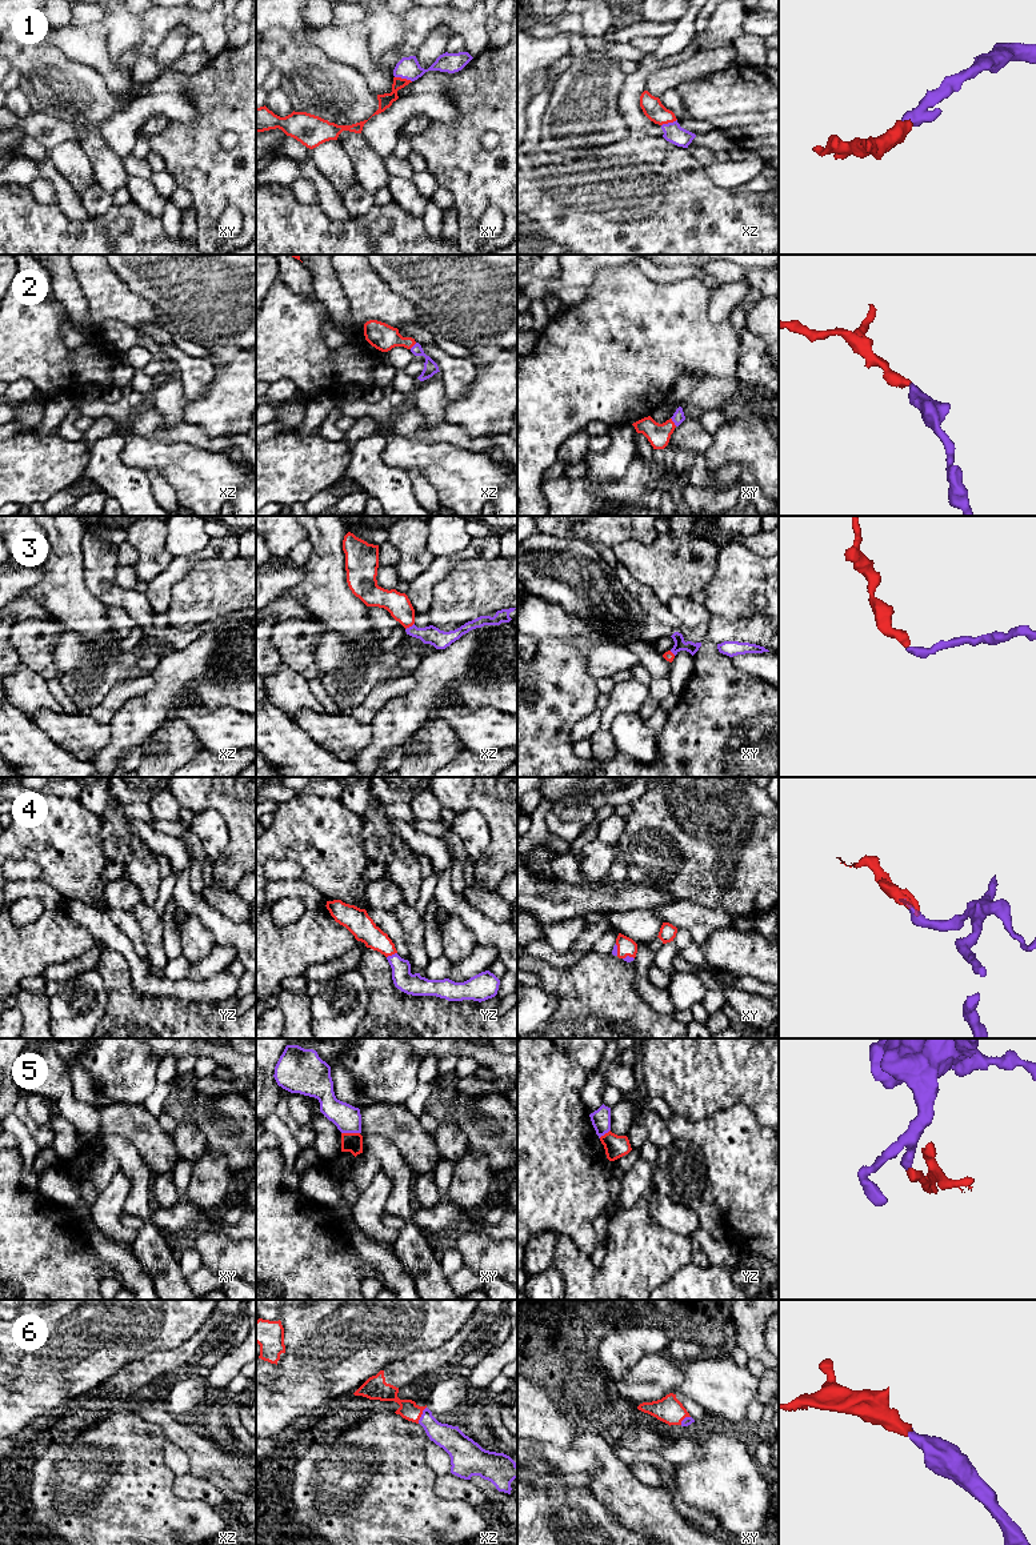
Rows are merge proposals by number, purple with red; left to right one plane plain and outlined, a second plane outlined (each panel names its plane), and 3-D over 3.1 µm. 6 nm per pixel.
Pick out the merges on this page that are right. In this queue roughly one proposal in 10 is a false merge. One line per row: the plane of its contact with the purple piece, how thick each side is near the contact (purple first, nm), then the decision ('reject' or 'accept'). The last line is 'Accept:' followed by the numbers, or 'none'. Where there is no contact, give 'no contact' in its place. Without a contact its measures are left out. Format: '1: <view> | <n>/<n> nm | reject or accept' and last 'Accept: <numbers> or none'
1: xy | 130/90 nm | accept
2: xy | 70/140 nm | accept
3: xz | 110/150 nm | accept
4: yz | 130/150 nm | accept
5: xy | 160/120 nm | reject
6: xz | 160/120 nm | accept
Accept: 1, 2, 3, 4, 6

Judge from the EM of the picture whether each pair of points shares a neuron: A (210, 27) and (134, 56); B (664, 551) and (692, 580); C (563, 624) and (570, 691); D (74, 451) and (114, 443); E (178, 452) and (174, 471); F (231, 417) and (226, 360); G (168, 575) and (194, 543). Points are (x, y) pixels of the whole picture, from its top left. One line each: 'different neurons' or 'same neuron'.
A: same neuron
B: same neuron
C: different neurons
D: different neurons
E: same neuron
F: same neuron
G: different neurons

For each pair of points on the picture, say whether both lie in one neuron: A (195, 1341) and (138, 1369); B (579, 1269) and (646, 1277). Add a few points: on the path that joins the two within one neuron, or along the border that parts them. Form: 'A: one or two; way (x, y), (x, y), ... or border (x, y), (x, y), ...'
A: one; way (180, 1356), (174, 1361), (152, 1368)
B: one; way (595, 1277), (630, 1277)

